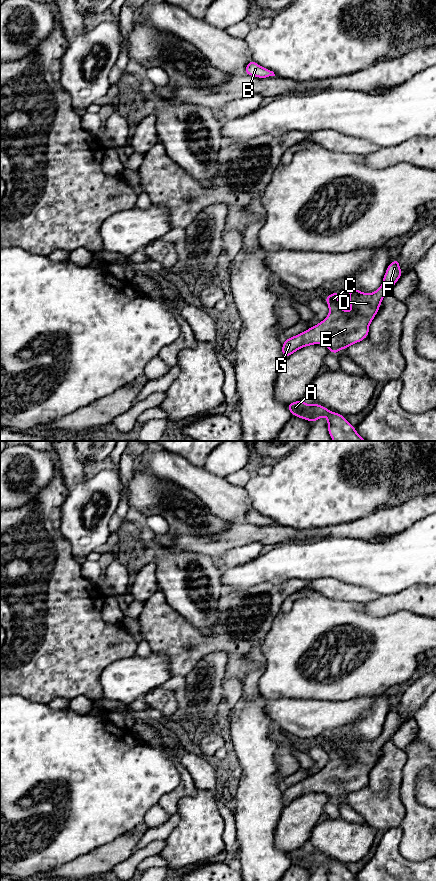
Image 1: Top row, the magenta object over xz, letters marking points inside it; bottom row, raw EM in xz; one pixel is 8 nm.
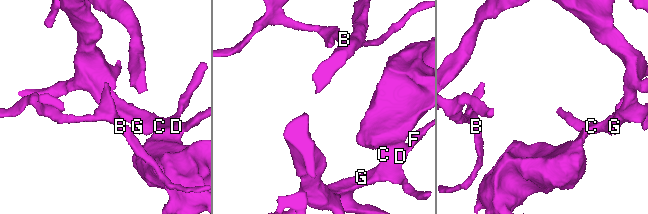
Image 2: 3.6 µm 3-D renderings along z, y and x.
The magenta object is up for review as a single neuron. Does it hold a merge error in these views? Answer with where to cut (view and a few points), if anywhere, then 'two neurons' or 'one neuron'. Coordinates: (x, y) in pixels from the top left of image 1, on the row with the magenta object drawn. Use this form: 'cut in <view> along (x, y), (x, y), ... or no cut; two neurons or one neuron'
no cut; one neuron

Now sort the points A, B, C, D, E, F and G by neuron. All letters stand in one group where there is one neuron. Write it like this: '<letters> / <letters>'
A B C D E F G

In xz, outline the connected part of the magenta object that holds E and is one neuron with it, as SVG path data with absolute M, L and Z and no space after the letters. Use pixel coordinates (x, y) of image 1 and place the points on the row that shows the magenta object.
M399 259L391 262L385 272L379 289L373 293L363 293L352 289L348 293L351 312L343 310L339 293L333 292L324 300L329 307L329 315L316 326L286 339L282 354L286 358L297 350L313 344L325 345L331 353L364 340L369 334L369 325L379 311L383 297L402 276Z

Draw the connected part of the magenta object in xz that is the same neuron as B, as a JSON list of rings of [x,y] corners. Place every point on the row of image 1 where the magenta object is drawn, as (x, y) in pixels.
[[[252,60],[247,64],[245,74],[258,78],[267,78],[270,76],[275,76],[273,71],[263,68]]]

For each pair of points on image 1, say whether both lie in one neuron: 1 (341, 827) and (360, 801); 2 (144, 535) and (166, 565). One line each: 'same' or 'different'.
1: different
2: same

